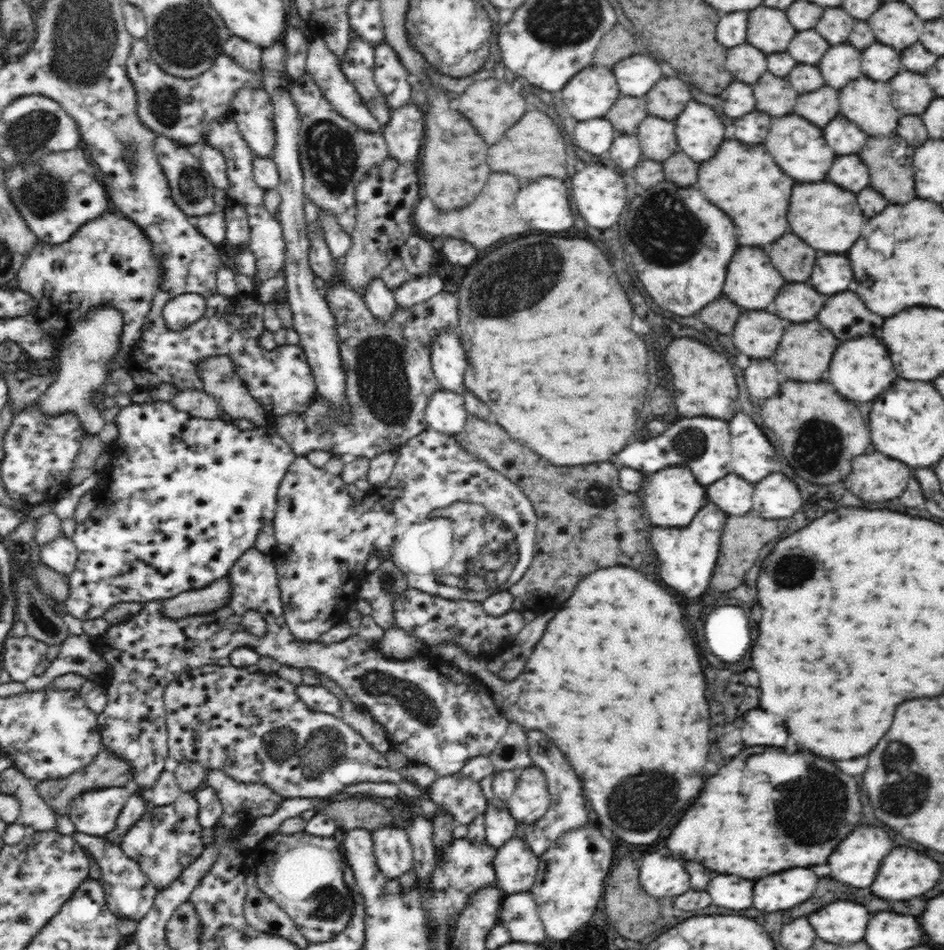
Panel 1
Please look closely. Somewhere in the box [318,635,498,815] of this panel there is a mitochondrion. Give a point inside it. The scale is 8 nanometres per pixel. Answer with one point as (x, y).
(414, 700)

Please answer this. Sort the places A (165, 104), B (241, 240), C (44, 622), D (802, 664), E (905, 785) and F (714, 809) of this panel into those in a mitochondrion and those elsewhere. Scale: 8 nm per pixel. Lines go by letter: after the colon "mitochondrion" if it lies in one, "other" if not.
A: mitochondrion
B: other
C: mitochondrion
D: other
E: mitochondrion
F: other

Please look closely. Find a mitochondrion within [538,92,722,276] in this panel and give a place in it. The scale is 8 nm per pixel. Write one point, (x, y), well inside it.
(669, 233)

